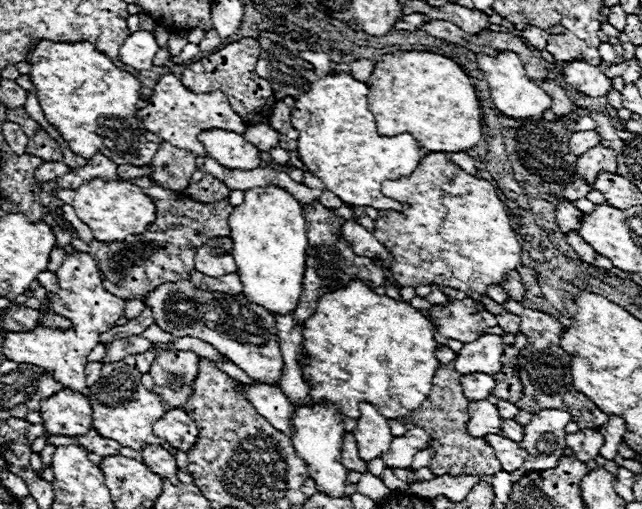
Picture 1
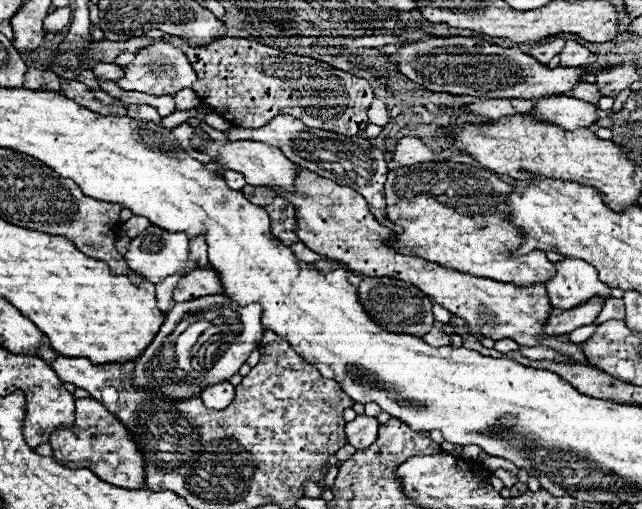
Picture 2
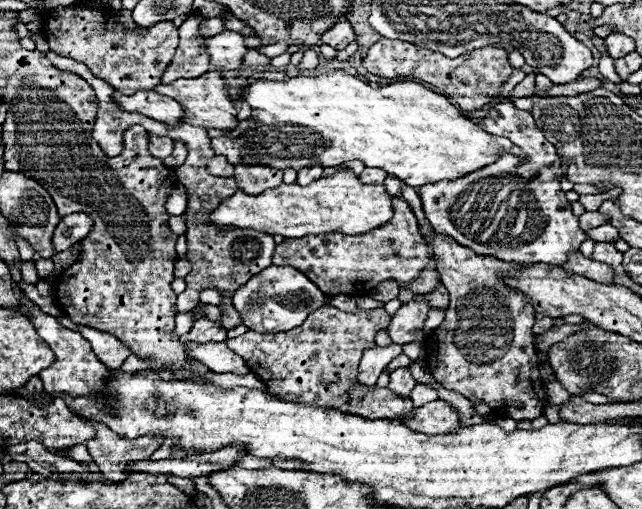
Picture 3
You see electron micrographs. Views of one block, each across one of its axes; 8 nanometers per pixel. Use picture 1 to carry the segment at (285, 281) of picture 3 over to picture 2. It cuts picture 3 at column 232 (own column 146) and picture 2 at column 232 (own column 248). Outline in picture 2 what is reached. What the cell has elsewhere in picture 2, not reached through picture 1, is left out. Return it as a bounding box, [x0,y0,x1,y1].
[132,294,262,400]

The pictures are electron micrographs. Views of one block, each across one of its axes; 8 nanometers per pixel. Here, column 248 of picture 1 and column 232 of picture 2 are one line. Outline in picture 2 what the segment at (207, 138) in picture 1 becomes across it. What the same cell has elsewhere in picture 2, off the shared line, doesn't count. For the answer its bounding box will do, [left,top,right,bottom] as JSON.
[192,134,302,192]

